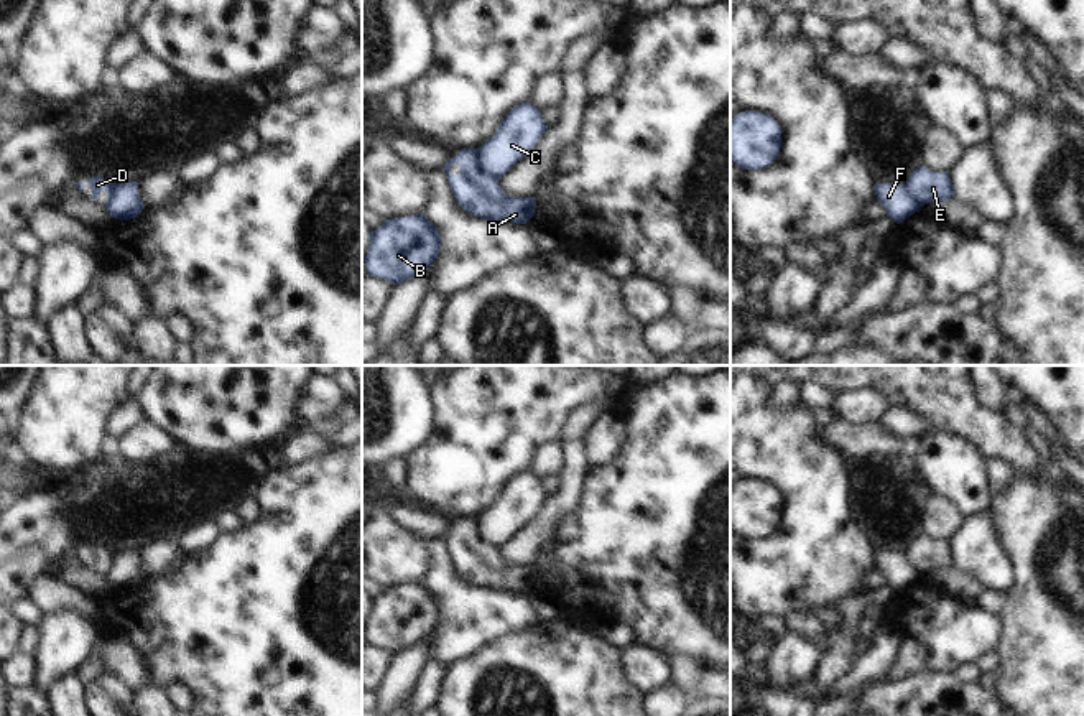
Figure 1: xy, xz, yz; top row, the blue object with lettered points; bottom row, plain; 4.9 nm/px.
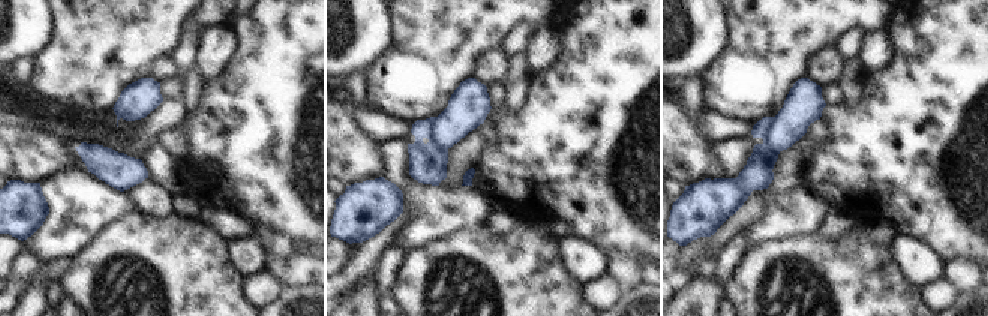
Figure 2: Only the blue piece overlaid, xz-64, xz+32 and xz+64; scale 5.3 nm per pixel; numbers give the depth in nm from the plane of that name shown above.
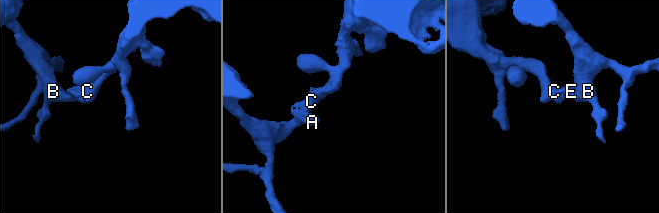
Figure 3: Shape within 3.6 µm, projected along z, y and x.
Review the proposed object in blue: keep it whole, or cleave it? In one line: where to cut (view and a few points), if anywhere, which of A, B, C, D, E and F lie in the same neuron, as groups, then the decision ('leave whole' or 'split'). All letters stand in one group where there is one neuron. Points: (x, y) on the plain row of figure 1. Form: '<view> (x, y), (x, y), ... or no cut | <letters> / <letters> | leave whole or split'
xz (479, 517), (481, 534), (497, 547) | A B D E / C F | split

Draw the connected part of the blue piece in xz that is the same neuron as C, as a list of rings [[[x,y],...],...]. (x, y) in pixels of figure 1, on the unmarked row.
[[[525,471],[515,474],[498,492],[497,502],[480,515],[484,538],[502,546],[548,499],[540,477]]]

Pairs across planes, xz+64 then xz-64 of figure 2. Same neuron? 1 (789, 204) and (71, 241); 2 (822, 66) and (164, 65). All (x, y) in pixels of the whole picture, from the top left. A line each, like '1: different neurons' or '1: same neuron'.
1: same neuron
2: same neuron

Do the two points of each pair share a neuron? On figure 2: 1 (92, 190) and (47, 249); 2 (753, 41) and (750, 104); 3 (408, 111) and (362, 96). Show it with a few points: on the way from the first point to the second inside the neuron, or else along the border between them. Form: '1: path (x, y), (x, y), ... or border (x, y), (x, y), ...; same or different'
1: path (75, 204), (60, 214), (59, 225), (51, 232); same
2: path (753, 56), (750, 89); same
3: border (366, 72), (371, 105); different

